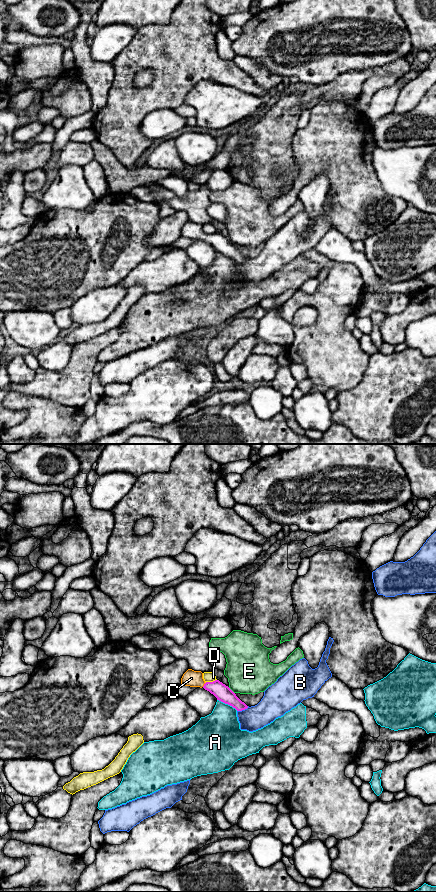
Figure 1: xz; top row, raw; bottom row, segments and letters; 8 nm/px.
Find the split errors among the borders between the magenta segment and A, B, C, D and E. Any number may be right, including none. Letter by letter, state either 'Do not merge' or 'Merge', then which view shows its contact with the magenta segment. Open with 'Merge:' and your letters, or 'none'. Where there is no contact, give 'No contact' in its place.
Merge: C
A: Do not merge. Touches magenta in xz
B: Do not merge. Touches magenta in xz
C: Merge. Touches magenta in xz
D: Do not merge. Touches magenta in xz
E: Do not merge. Touches magenta in xz

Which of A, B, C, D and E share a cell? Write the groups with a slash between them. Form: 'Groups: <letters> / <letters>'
Groups: A / B / C / D / E

